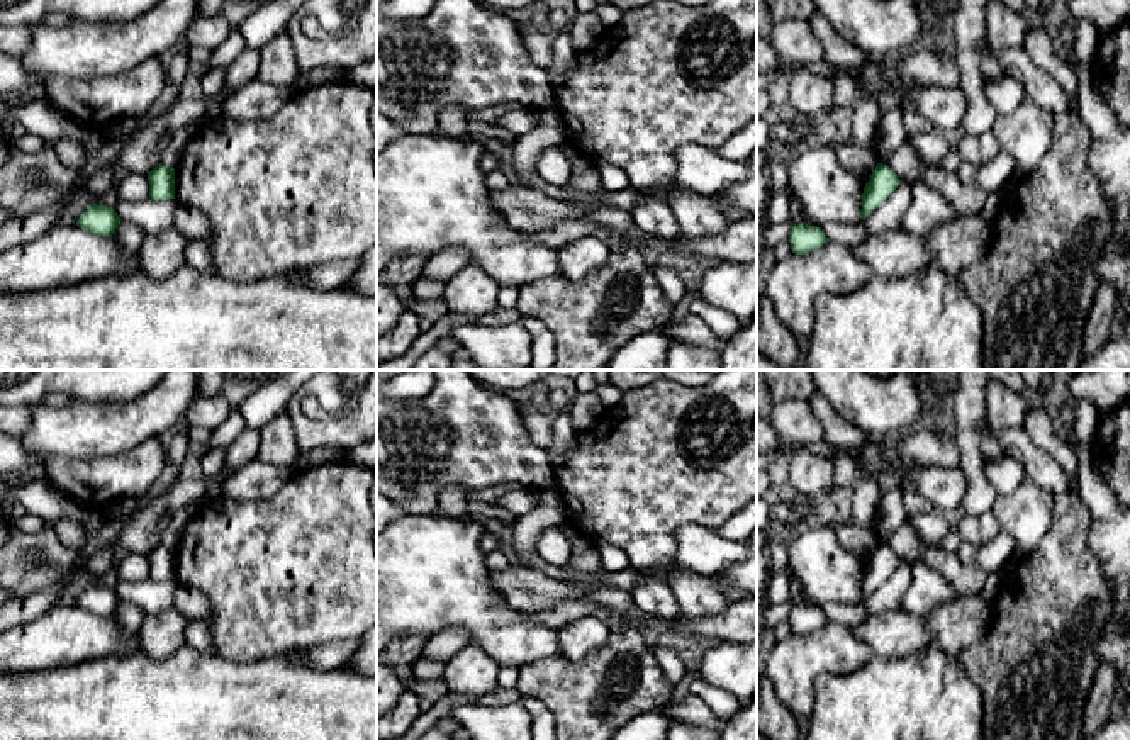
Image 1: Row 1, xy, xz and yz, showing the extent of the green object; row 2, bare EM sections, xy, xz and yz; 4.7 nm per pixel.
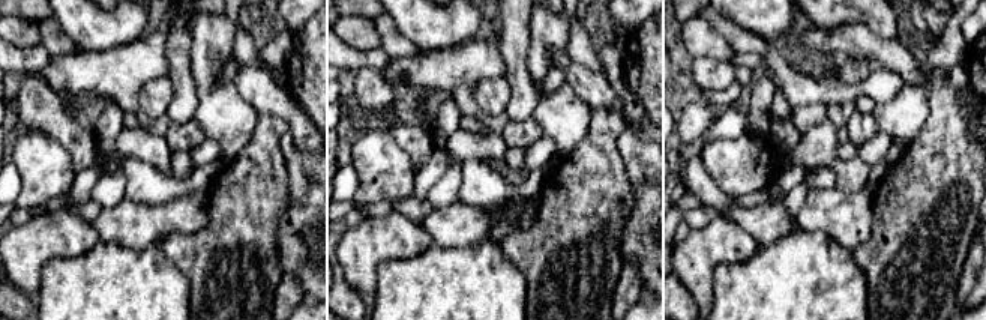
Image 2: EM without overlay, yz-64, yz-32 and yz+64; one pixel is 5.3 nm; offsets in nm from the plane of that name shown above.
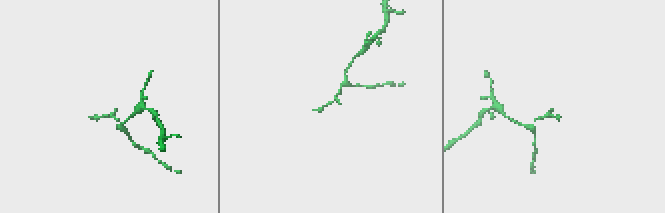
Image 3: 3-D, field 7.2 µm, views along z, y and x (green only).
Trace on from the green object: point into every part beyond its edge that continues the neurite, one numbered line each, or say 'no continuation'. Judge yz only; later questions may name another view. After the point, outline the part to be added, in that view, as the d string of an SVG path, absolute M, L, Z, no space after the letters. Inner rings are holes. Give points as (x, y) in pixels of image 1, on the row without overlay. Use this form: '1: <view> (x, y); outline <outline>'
no continuation

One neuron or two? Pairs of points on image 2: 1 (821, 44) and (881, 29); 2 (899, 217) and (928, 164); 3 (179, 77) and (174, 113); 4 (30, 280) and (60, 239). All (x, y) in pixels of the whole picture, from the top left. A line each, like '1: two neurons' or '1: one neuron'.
1: two neurons
2: one neuron
3: one neuron
4: one neuron

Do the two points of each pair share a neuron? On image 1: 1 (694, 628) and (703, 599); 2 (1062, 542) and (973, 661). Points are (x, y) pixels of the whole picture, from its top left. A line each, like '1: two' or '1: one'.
1: two
2: one

